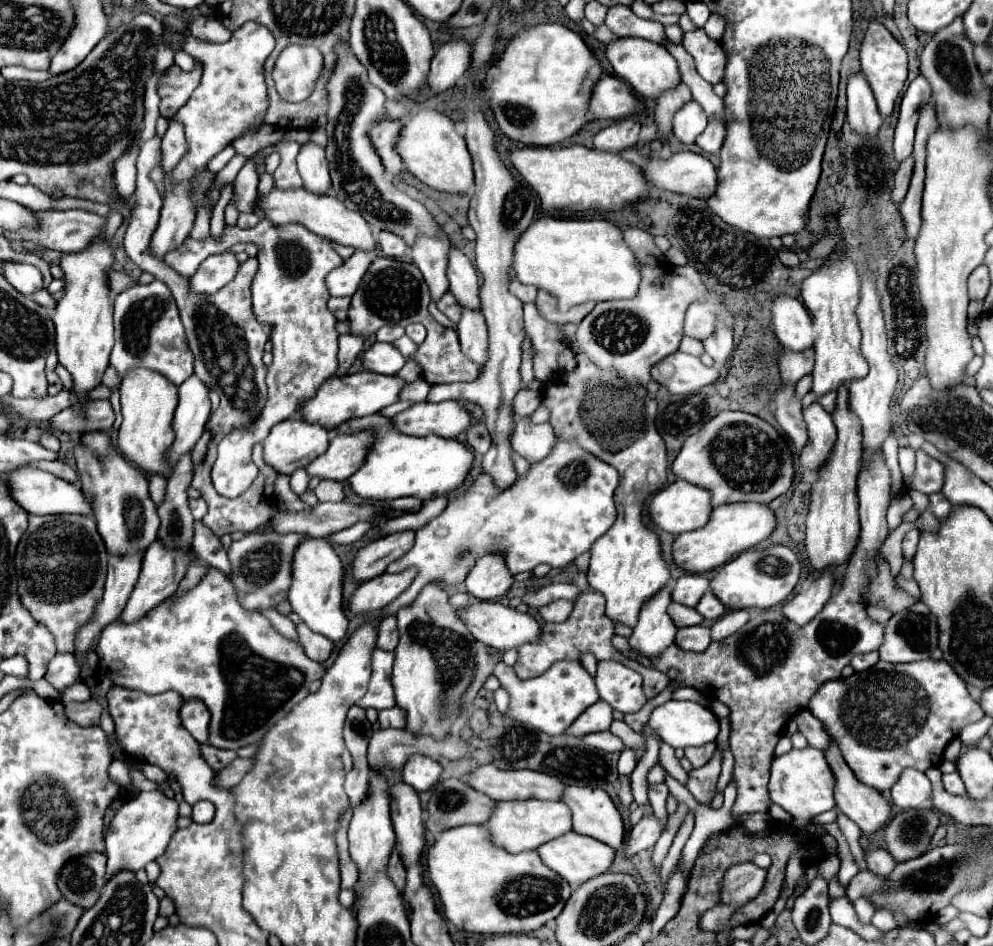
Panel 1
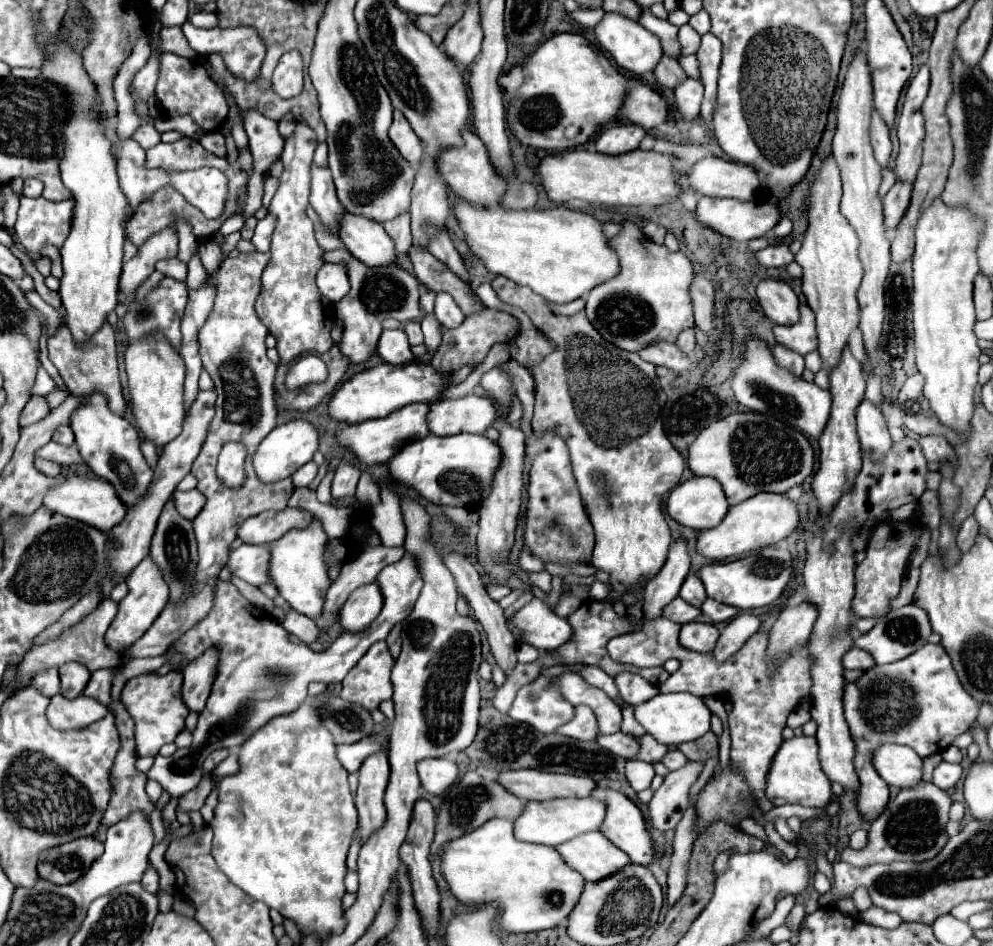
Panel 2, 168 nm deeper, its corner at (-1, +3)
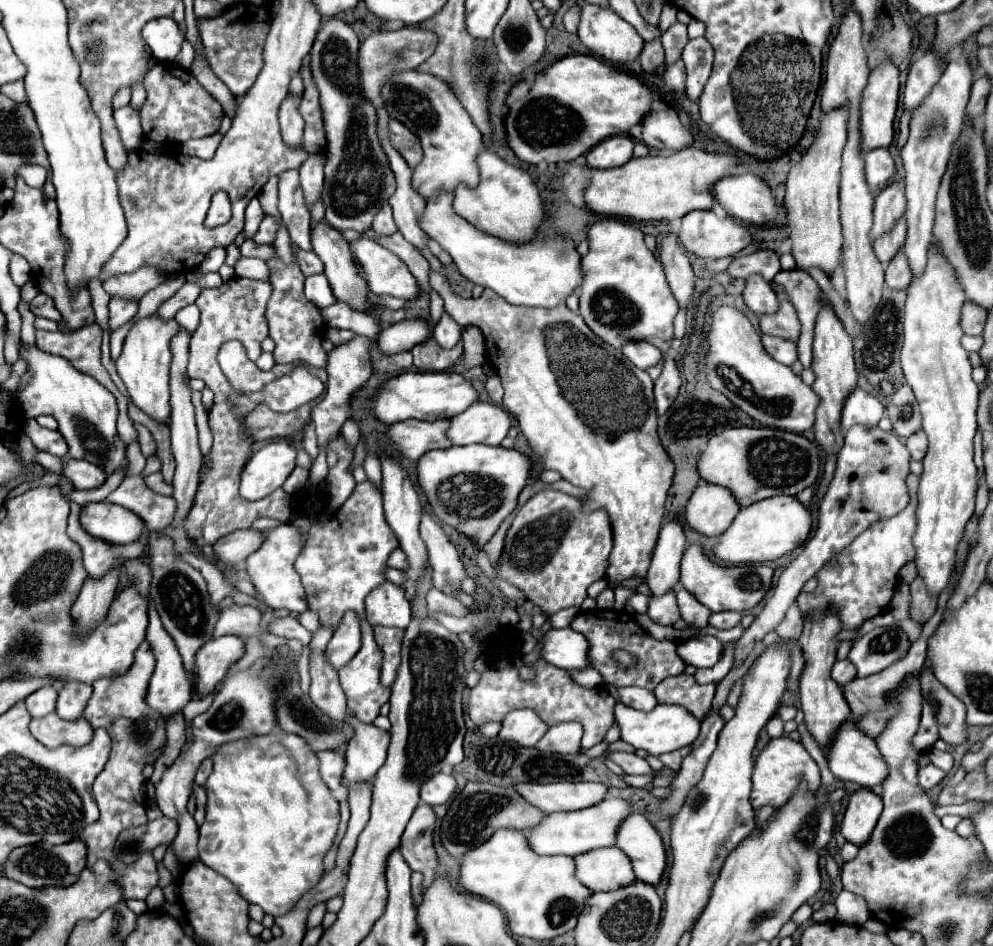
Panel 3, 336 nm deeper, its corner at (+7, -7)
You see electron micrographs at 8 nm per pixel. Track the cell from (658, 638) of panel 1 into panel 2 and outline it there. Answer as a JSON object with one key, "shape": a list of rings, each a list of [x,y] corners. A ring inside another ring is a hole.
{"shape":[[[683,538],[673,540],[669,548],[667,560],[659,574],[655,574],[645,586],[645,600],[643,600],[643,616],[657,618],[663,614],[663,606],[667,606],[677,594],[679,588],[689,574],[691,558],[687,554],[687,542]]]}

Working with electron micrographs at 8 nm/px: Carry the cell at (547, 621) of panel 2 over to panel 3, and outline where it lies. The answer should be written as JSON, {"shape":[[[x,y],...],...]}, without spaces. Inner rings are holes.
{"shape":[[[573,628],[547,630],[541,636],[541,658],[563,670],[587,668],[587,640]]]}

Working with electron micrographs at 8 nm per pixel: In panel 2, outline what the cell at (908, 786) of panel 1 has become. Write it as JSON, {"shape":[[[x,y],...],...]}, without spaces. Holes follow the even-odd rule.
{"shape":[[[881,744],[873,750],[871,762],[879,776],[895,788],[915,786],[921,780],[921,758],[915,750],[897,744]]]}

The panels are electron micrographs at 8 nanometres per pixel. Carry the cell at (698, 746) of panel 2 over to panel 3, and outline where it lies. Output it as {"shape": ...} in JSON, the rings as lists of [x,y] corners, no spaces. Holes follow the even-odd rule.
{"shape":[[[687,746],[687,748],[679,748],[679,750],[675,750],[675,752],[669,752],[669,754],[663,754],[659,760],[665,764],[665,766],[669,766],[671,770],[679,770],[679,766],[681,766],[681,760],[687,756],[691,752],[691,746]]]}

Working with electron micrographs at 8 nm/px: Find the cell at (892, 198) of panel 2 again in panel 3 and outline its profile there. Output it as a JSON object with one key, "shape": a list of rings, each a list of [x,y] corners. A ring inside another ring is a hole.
{"shape":[[[901,216],[887,234],[883,234],[883,236],[879,236],[879,238],[875,240],[873,248],[875,248],[877,258],[879,258],[883,264],[887,264],[887,262],[895,256],[895,252],[899,250],[899,246],[905,242],[905,232],[907,232],[907,222],[905,222],[905,218]]]}

